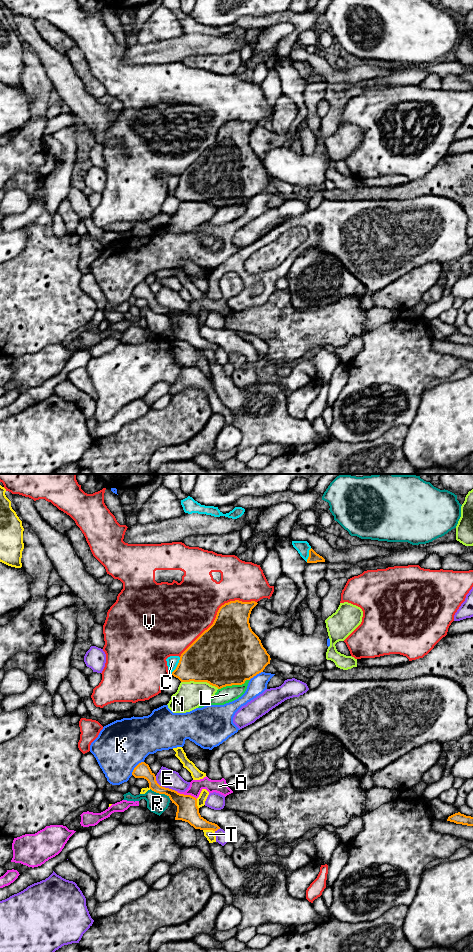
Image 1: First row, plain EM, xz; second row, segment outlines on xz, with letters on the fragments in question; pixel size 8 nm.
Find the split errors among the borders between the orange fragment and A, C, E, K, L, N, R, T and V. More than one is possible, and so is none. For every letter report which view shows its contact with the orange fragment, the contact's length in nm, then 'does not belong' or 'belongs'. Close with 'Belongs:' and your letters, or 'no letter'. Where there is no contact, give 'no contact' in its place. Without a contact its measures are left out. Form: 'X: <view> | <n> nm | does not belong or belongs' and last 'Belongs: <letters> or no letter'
A: xz | 180 nm | does not belong
C: xz | 150 nm | does not belong
E: xz | 220 nm | does not belong
K: xz | 150 nm | does not belong
L: xz | 260 nm | does not belong
N: xz | 300 nm | does not belong
R: xz | 190 nm | does not belong
T: xz | 100 nm | does not belong
V: xz | 750 nm | does not belong
Belongs: no letter

